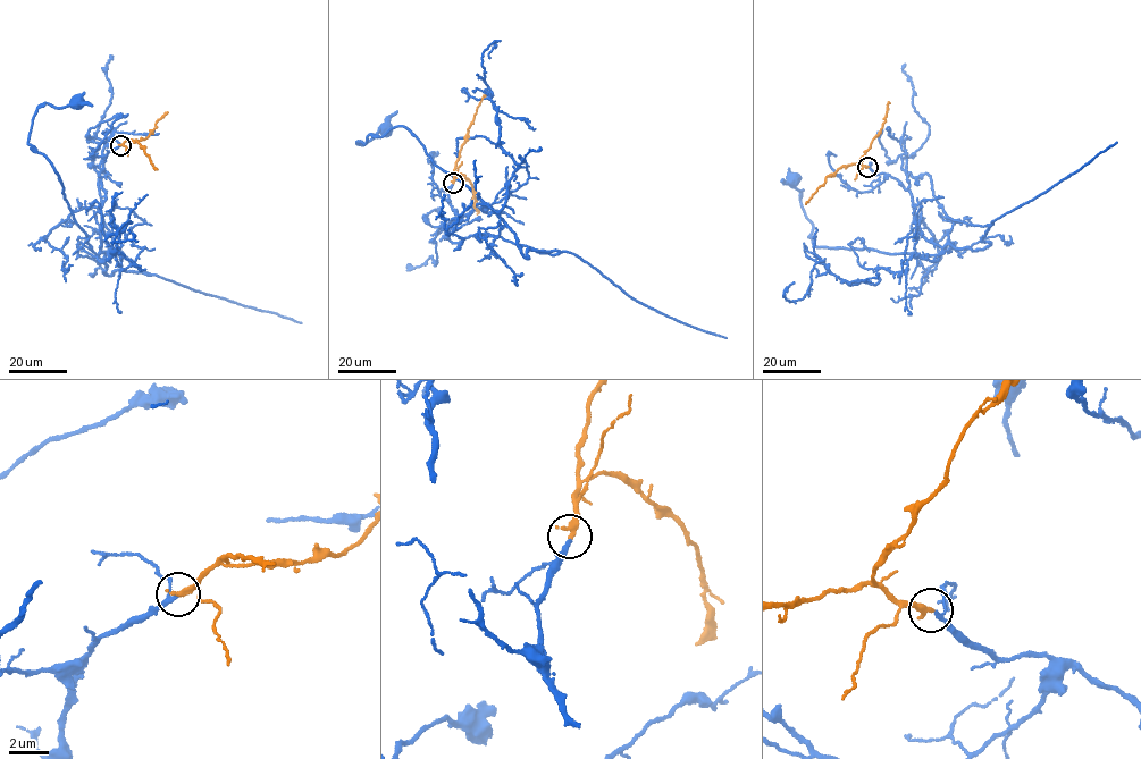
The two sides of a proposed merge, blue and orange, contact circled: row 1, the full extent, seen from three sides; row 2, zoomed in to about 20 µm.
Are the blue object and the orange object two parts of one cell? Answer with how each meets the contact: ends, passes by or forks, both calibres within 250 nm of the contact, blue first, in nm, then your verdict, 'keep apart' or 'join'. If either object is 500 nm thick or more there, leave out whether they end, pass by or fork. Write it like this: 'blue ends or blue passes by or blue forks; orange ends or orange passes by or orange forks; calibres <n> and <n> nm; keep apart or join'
blue passes by; orange ends; calibres 160 and 320 nm; join

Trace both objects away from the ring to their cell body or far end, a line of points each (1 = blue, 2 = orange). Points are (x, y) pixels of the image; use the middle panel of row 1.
1: (453, 183), (455, 212), (484, 204), (500, 217), (434, 163), (408, 128), (357, 142), (387, 129)
2: (453, 183), (455, 162), (485, 94)

